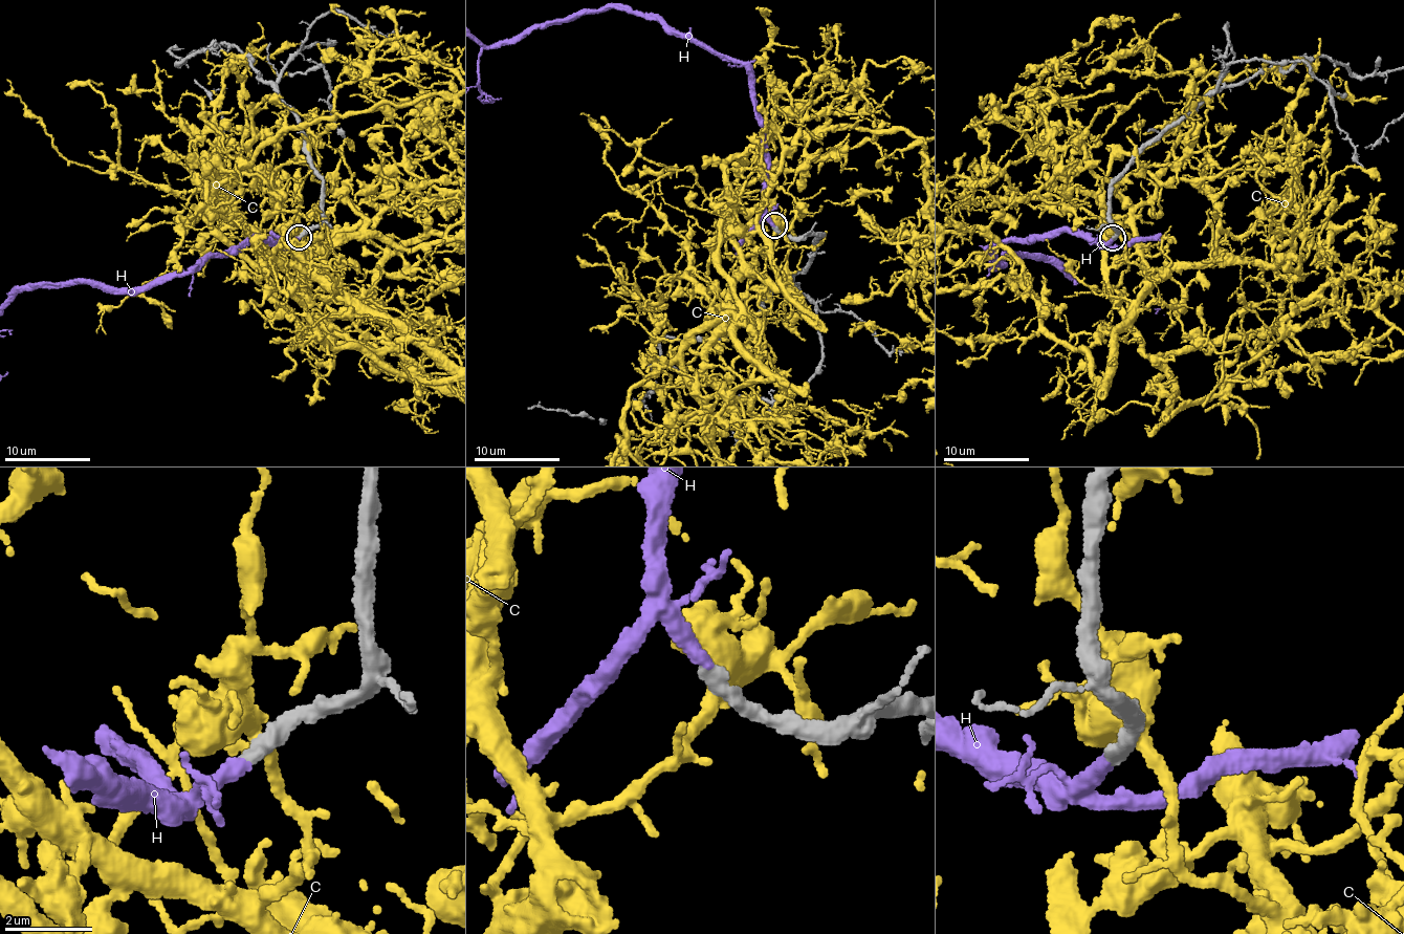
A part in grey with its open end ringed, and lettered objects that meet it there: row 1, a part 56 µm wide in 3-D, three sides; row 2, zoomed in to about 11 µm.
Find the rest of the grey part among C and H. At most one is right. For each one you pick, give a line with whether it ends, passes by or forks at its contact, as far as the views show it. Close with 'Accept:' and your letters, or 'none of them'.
H: It ends there
Accept: H

